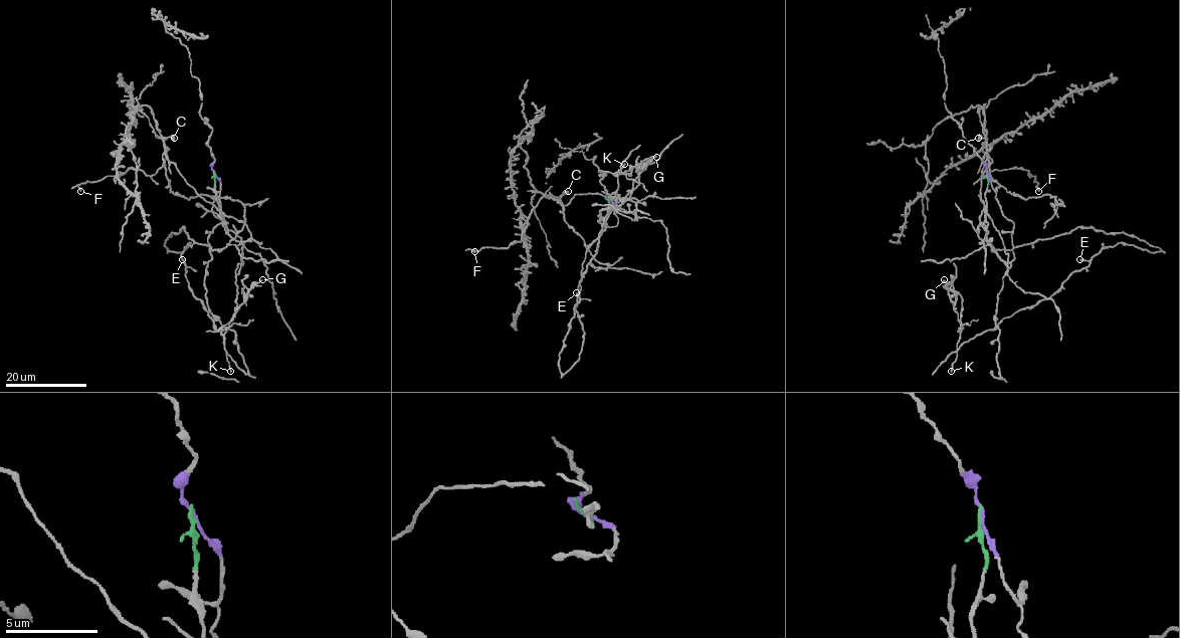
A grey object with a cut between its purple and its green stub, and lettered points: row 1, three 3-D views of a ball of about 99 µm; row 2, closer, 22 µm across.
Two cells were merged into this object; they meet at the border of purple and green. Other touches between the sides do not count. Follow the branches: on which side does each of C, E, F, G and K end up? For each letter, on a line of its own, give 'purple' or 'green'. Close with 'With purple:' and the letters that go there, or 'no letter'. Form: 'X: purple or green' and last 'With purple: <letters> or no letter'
C: green
E: green
F: green
G: green
K: green
With purple: no letter

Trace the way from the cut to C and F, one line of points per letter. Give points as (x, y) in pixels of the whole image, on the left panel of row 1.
C: (214, 173), (217, 207), (202, 198), (164, 152), (164, 140), (175, 138)
F: (214, 173), (217, 207), (194, 189), (164, 153), (163, 165), (155, 174), (128, 170), (80, 183), (80, 191)

